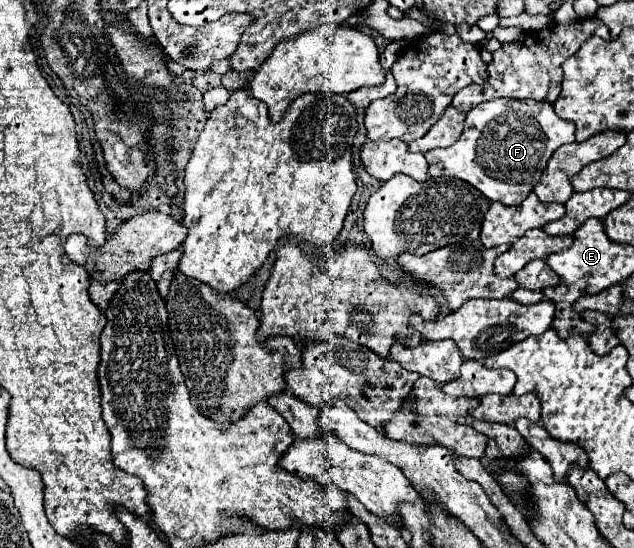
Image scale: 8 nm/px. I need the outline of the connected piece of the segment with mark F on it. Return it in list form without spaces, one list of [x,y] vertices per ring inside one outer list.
[[[494,99],[468,111],[464,131],[454,145],[446,149],[432,149],[426,153],[428,175],[456,177],[478,189],[488,201],[502,201],[502,205],[520,205],[532,193],[532,187],[540,181],[540,175],[552,153],[566,143],[574,143],[574,125],[562,121],[554,113],[554,107],[550,103]]]

